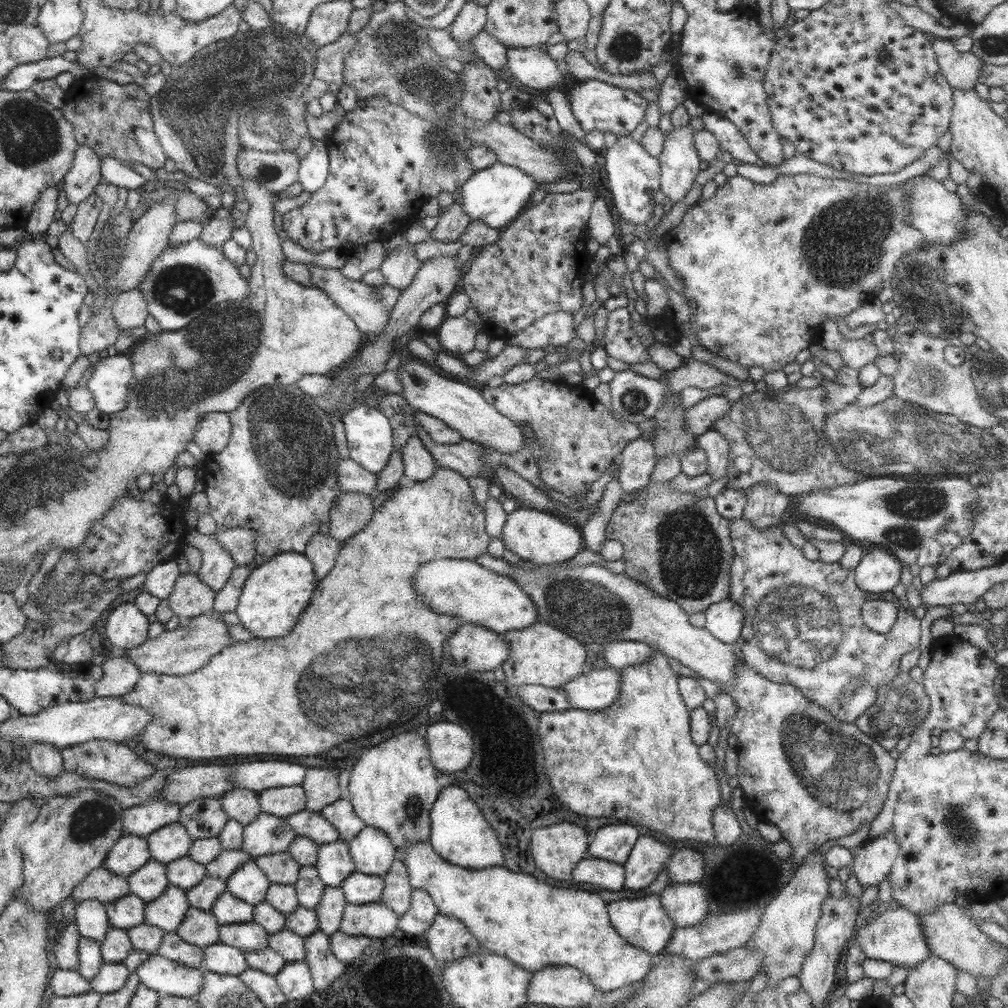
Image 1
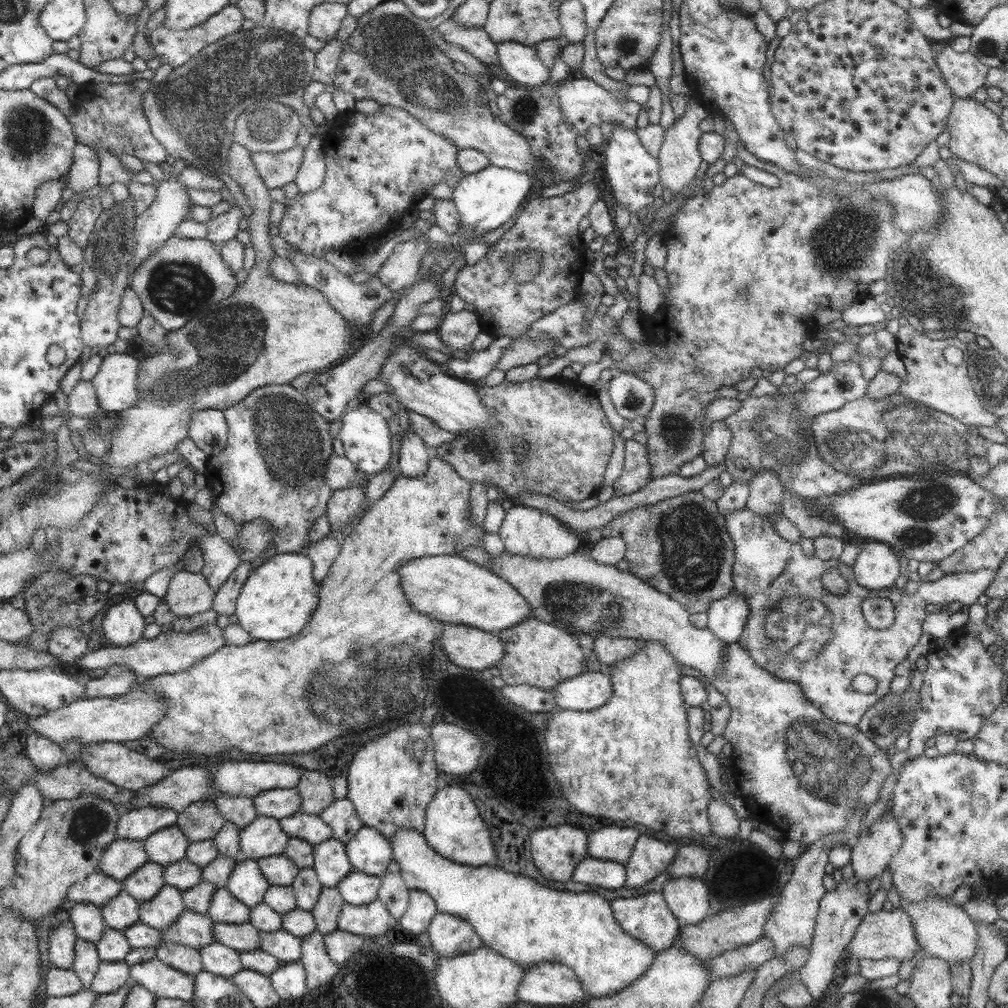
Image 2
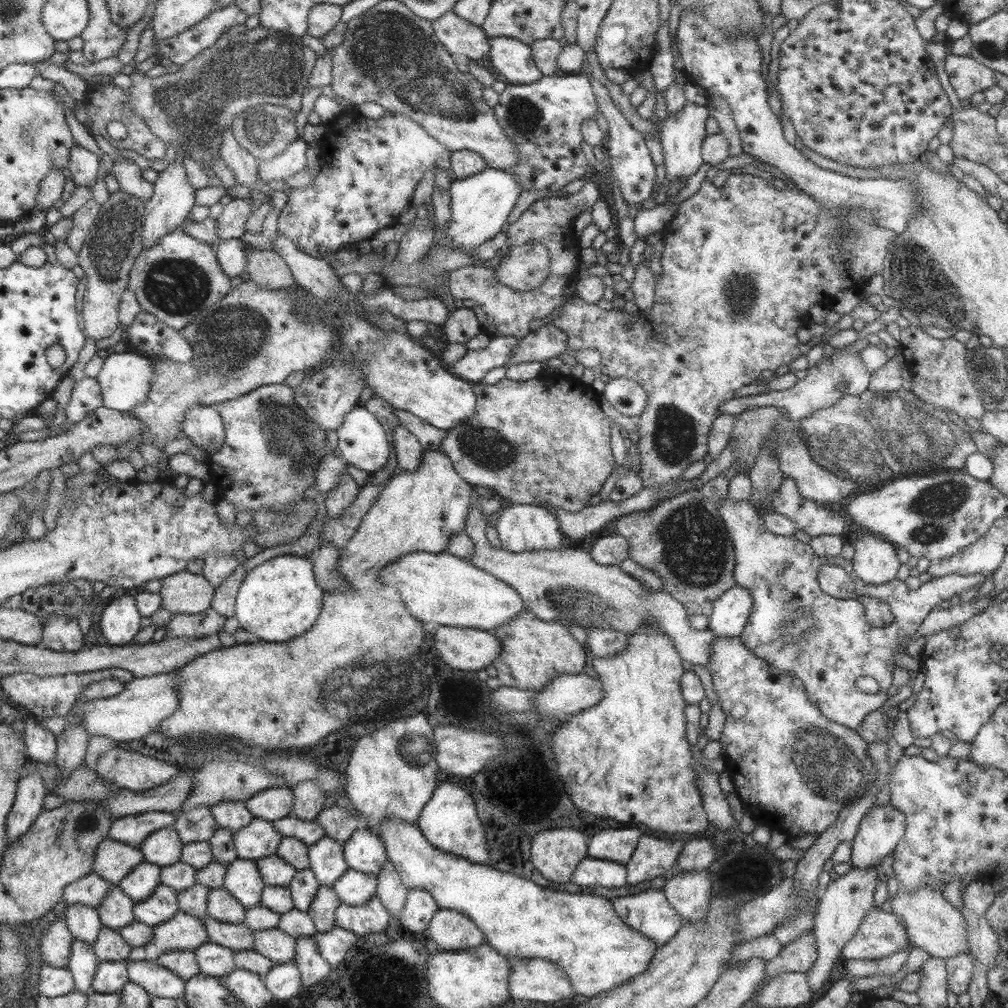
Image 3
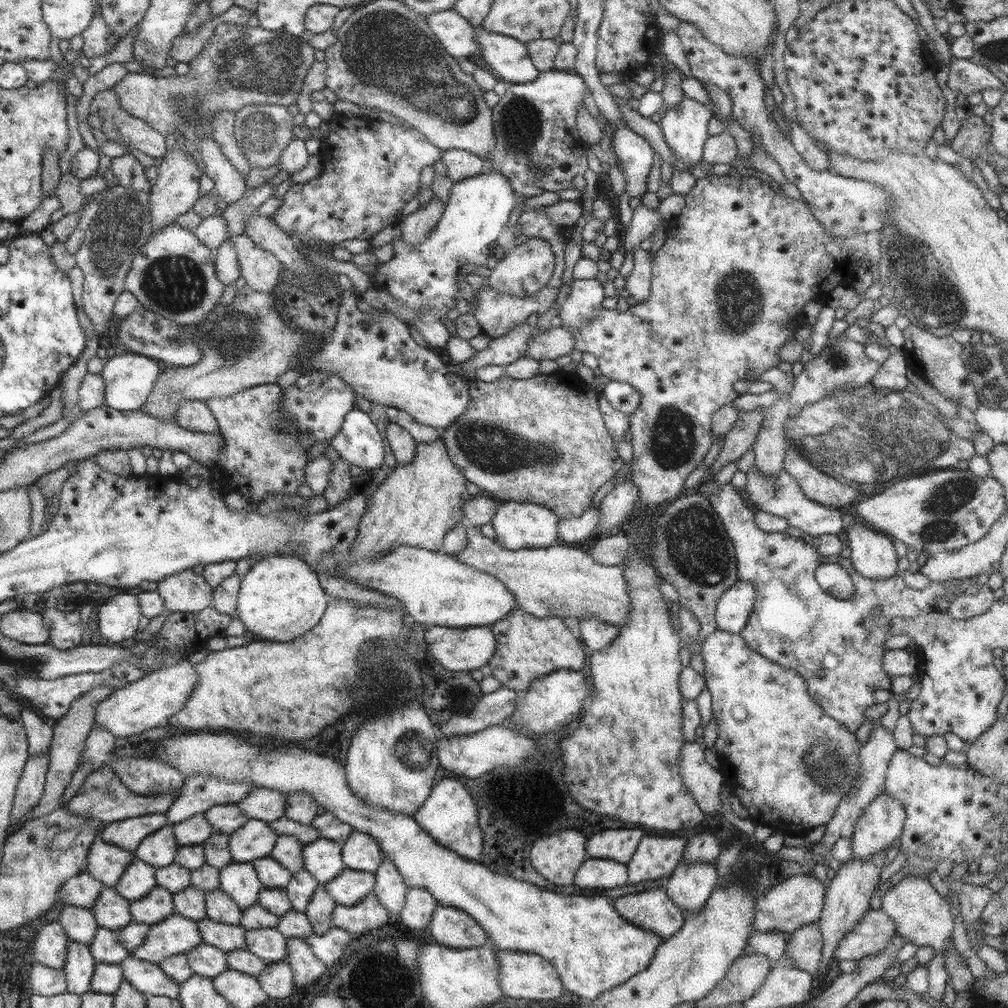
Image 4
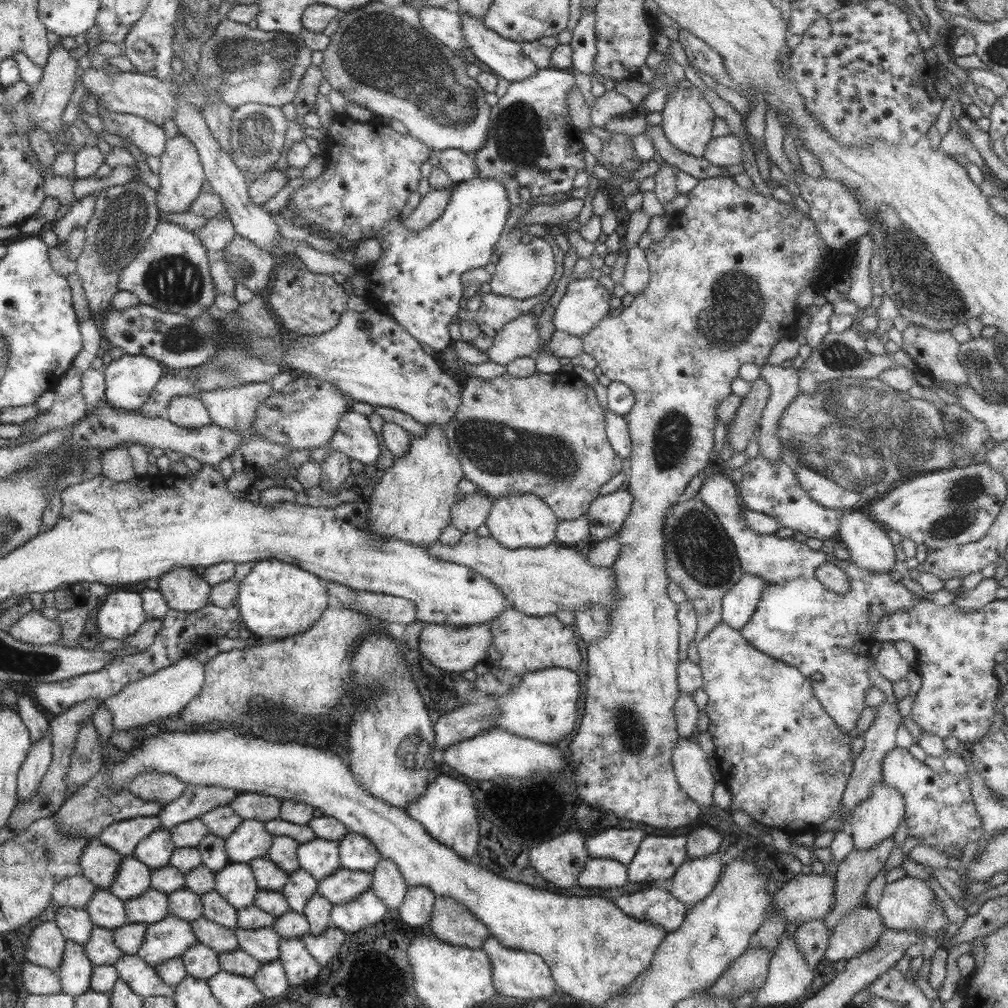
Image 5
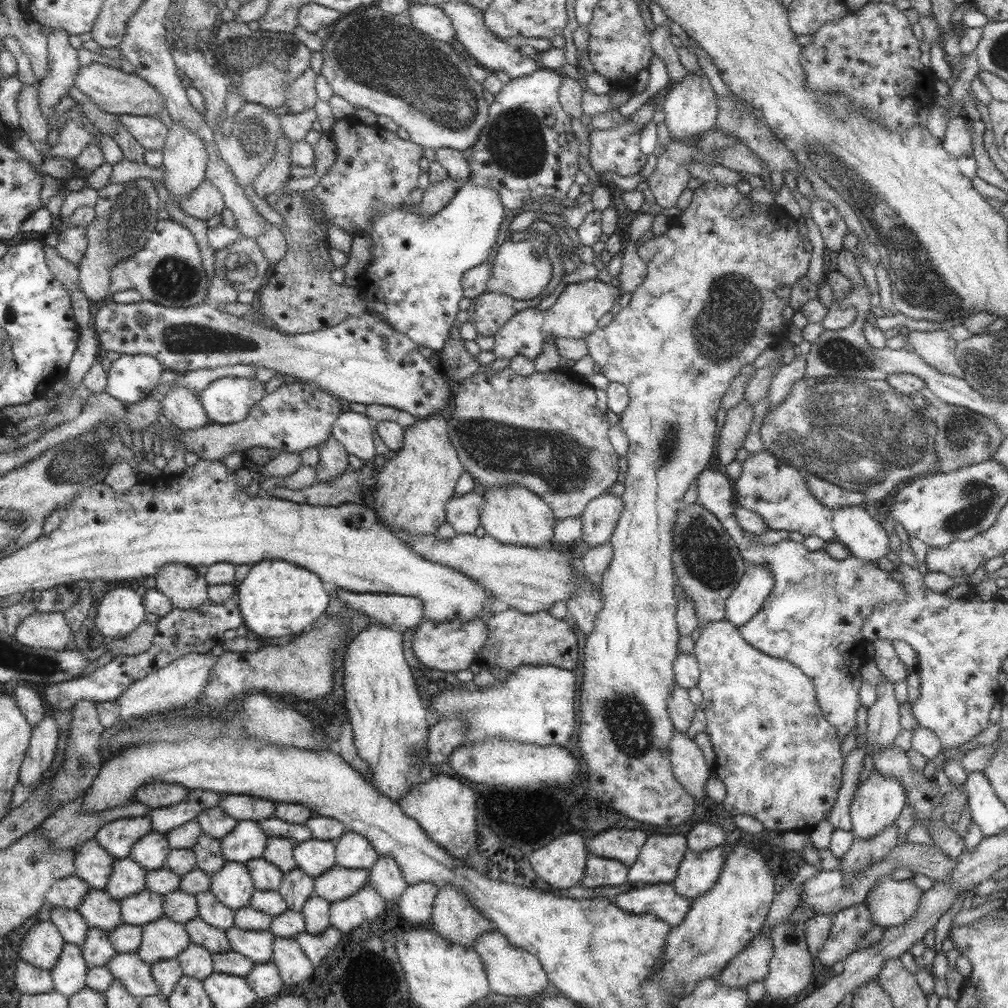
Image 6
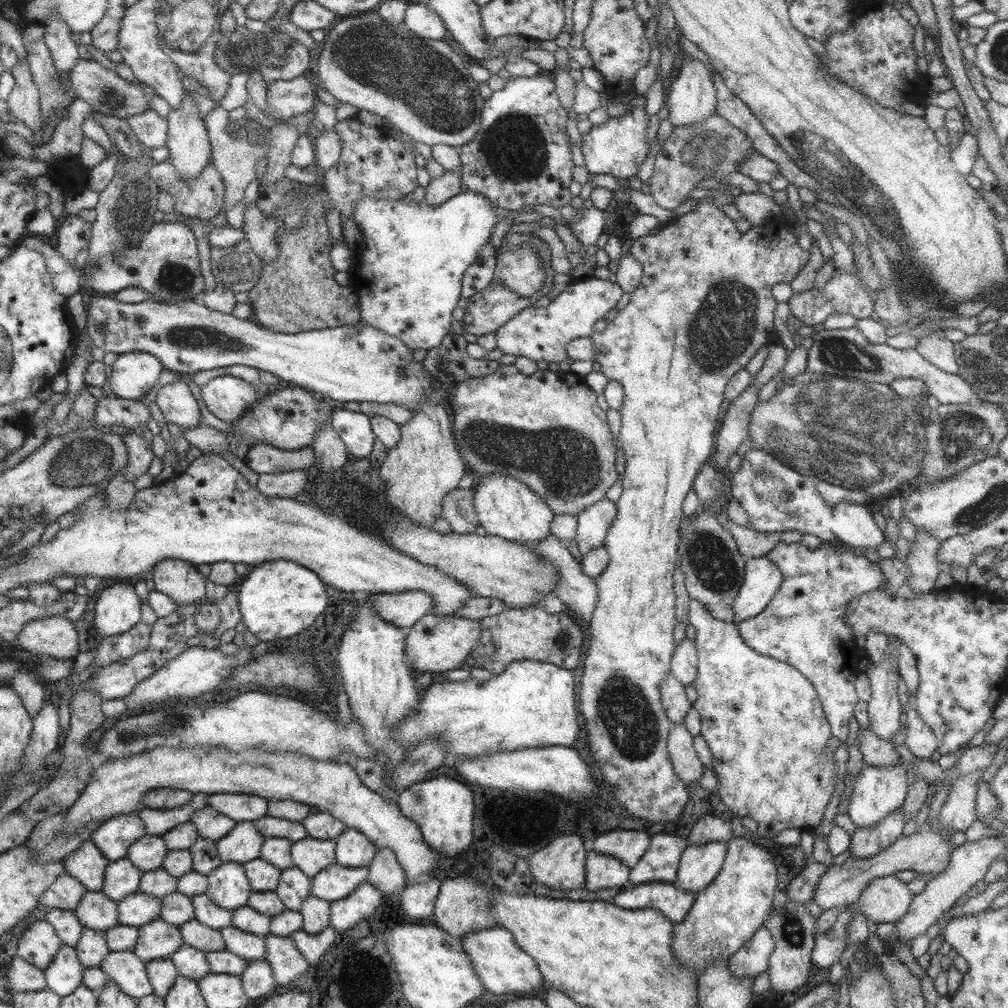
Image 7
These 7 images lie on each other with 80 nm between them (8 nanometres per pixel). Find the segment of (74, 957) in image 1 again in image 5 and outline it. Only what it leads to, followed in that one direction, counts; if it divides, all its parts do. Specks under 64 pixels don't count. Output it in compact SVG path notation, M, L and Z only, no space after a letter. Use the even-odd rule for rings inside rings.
M47 921L30 934L24 956L33 964L58 972L67 943L67 937L56 921Z

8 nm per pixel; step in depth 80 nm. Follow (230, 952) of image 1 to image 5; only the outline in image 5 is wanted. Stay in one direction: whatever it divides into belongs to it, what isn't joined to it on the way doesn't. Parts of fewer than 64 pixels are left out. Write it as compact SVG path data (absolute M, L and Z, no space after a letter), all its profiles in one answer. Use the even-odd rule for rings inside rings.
M197 942L180 956L187 975L207 980L220 971L217 955L207 946Z

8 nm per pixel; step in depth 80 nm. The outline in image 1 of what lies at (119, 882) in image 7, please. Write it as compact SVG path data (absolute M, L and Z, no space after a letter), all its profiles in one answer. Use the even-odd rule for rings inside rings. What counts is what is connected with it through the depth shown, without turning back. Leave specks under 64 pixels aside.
M157 860L149 861L127 879L131 886L131 895L145 902L158 900L170 885L166 879L166 865Z

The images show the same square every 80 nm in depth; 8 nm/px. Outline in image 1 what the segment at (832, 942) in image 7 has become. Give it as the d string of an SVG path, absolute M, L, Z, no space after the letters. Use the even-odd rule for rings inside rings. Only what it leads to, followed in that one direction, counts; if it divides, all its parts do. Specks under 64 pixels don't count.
M903 908L886 909L869 922L860 926L852 940L863 952L863 956L873 960L890 962L891 966L912 969L929 956L917 917Z

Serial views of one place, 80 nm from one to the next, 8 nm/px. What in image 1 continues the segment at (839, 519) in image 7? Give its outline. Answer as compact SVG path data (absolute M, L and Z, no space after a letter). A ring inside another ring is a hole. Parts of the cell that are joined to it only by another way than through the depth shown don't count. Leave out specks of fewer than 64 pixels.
M870 547L854 568L854 583L863 592L889 593L899 580L901 564L884 548Z

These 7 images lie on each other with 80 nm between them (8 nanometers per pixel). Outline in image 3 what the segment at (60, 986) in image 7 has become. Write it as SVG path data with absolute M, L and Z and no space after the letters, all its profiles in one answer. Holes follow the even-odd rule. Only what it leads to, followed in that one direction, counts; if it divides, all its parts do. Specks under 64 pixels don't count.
M79 939L74 940L68 969L75 979L75 991L88 994L93 990L100 962L93 944Z

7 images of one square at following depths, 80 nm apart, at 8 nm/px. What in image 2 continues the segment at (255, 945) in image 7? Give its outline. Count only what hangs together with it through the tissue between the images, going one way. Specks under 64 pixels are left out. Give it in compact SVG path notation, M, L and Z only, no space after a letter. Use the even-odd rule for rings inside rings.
M283 929L259 931L259 942L259 949L274 956L282 964L295 962L301 958L302 939Z

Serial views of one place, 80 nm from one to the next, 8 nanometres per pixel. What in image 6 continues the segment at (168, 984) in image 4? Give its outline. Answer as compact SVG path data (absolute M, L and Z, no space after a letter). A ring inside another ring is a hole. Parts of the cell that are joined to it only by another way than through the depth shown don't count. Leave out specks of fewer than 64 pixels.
M117 953L106 967L124 984L129 994L140 1000L159 993L152 965L147 964L138 953Z

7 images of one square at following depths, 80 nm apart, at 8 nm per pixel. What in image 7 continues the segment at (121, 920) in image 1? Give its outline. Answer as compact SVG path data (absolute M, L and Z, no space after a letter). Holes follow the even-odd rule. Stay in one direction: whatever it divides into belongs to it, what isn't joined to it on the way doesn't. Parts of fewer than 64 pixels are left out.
M88 891L74 910L84 928L106 931L120 924L118 903L102 891Z

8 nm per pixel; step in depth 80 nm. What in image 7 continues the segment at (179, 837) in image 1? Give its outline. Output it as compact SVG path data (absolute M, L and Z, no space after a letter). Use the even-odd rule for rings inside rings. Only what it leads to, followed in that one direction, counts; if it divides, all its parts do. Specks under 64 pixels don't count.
M146 834L131 845L129 858L143 873L151 872L161 868L168 850L161 836Z

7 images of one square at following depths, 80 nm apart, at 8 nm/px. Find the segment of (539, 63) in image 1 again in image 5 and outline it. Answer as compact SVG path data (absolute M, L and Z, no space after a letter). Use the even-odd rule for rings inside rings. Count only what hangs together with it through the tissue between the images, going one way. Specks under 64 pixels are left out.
M458 13L461 17L462 32L466 46L479 63L485 64L493 75L509 81L531 78L538 69L511 39L501 38L496 32L489 30L482 19L476 19L467 13Z

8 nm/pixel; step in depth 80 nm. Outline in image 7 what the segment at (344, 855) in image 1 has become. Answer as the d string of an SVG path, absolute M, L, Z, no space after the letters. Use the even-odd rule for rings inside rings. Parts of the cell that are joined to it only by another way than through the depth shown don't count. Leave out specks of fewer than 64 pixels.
M311 837L290 844L292 866L297 867L305 876L314 877L323 868L337 862L335 840L317 840Z

